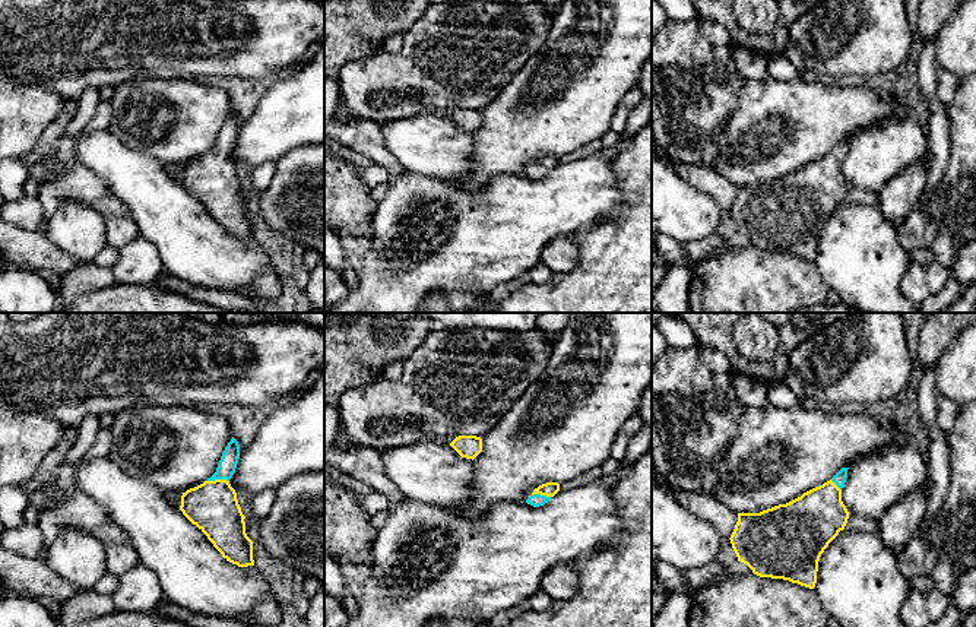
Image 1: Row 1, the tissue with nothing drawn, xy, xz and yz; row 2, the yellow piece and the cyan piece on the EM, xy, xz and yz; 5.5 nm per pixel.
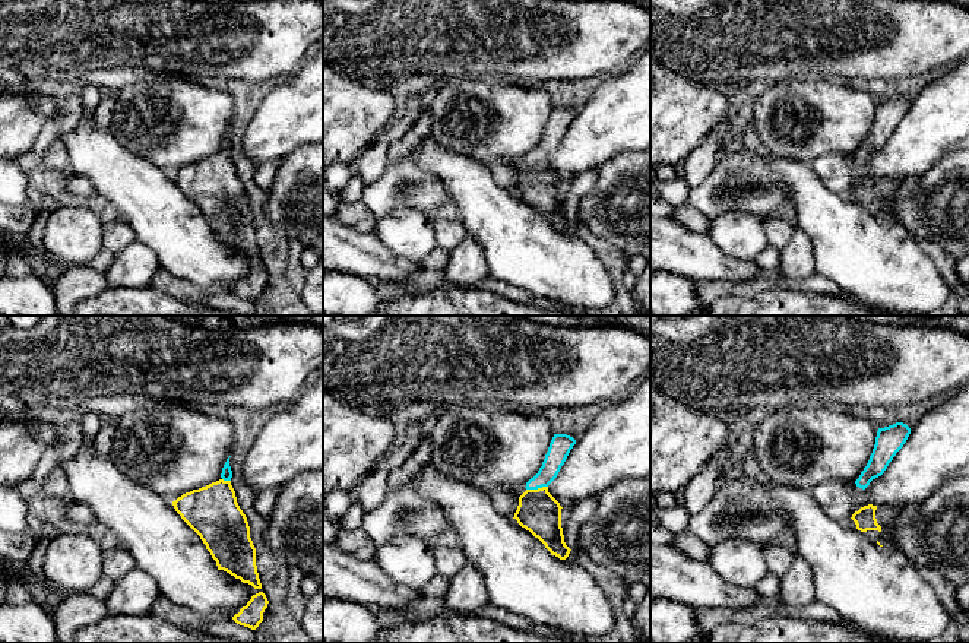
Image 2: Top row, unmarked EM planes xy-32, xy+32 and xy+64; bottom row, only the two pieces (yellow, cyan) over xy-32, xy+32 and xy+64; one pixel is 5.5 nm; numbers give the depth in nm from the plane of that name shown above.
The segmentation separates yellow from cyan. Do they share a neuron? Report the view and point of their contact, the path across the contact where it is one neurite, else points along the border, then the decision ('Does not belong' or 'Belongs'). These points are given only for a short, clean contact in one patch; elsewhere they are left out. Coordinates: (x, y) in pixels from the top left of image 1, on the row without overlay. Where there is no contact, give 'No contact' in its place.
Touches yellow at xy (218, 152). Path across: xy (212, 179), (218, 152), (227, 138). Belongs

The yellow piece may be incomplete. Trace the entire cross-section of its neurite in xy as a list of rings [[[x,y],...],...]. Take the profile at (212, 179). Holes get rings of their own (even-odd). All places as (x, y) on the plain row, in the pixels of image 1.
[[[232,110],[225,120],[216,145],[203,156],[181,168],[180,183],[222,227],[238,240],[254,238],[253,213],[245,206],[245,189],[231,159],[240,130],[240,117]]]

